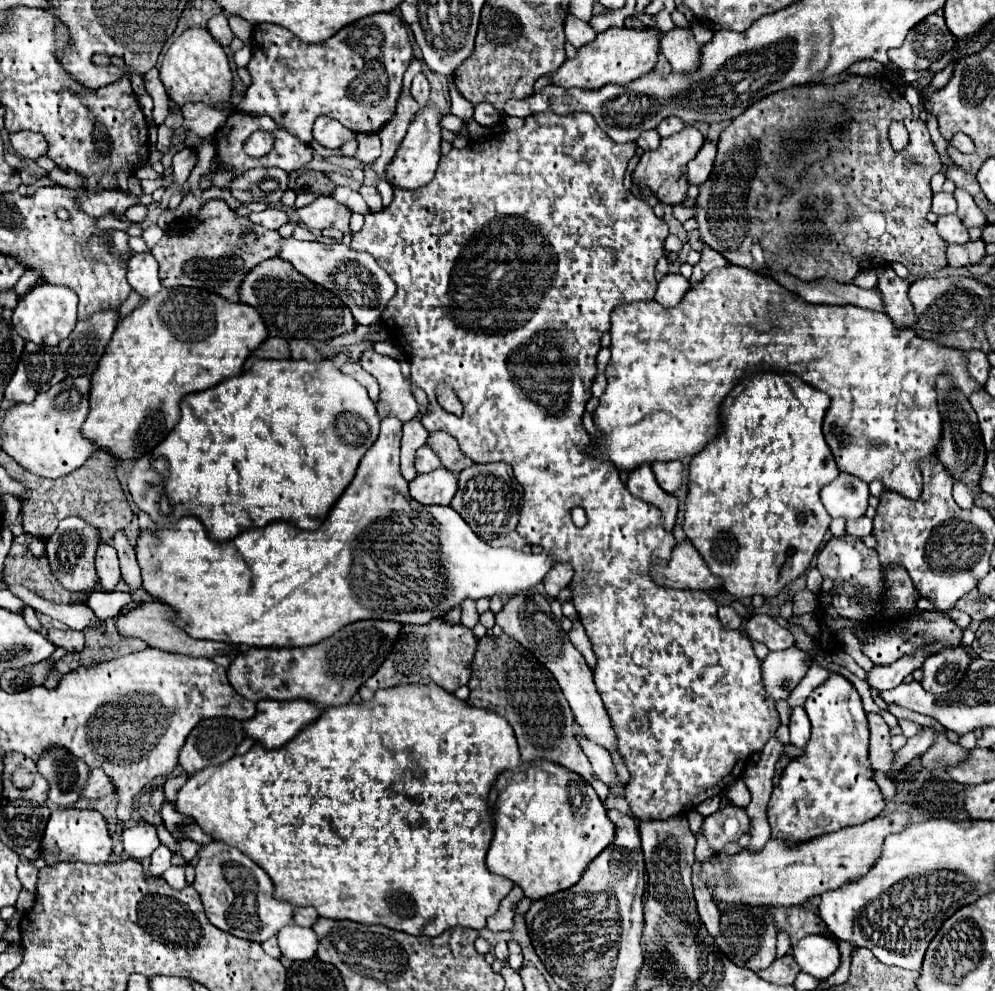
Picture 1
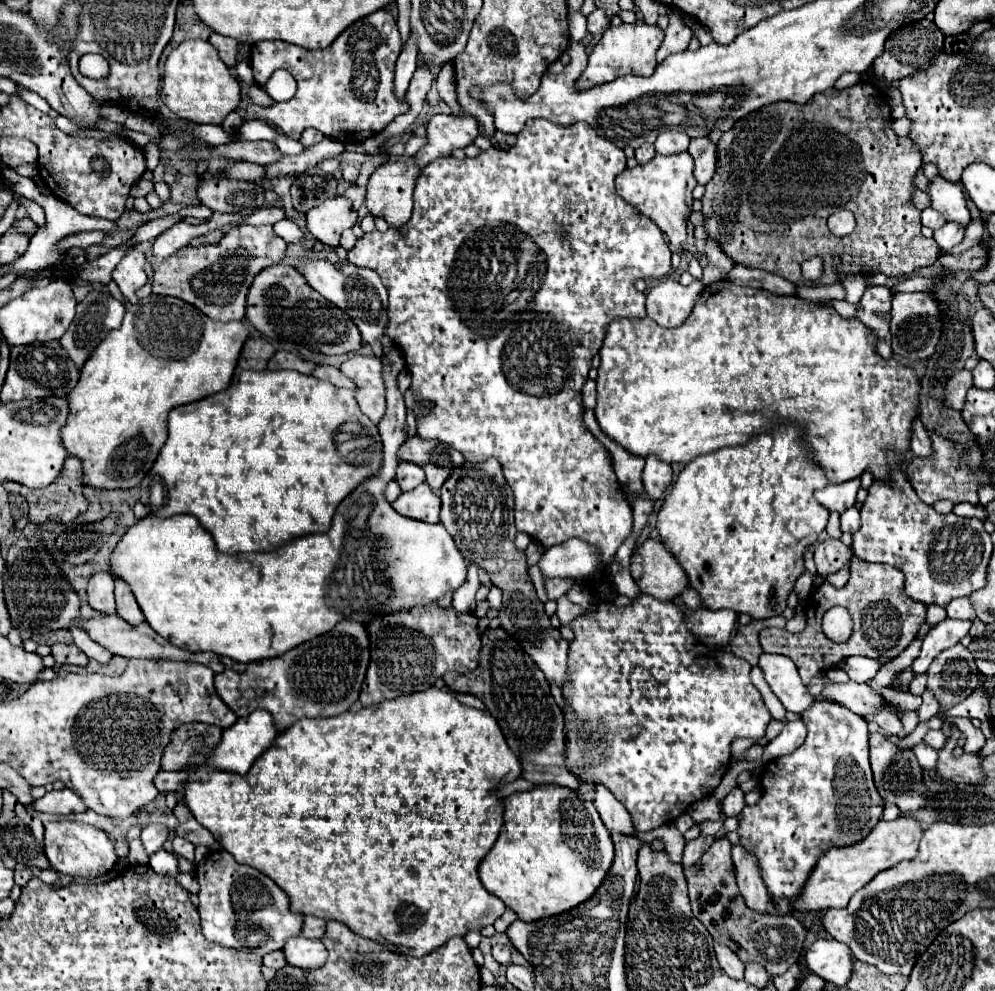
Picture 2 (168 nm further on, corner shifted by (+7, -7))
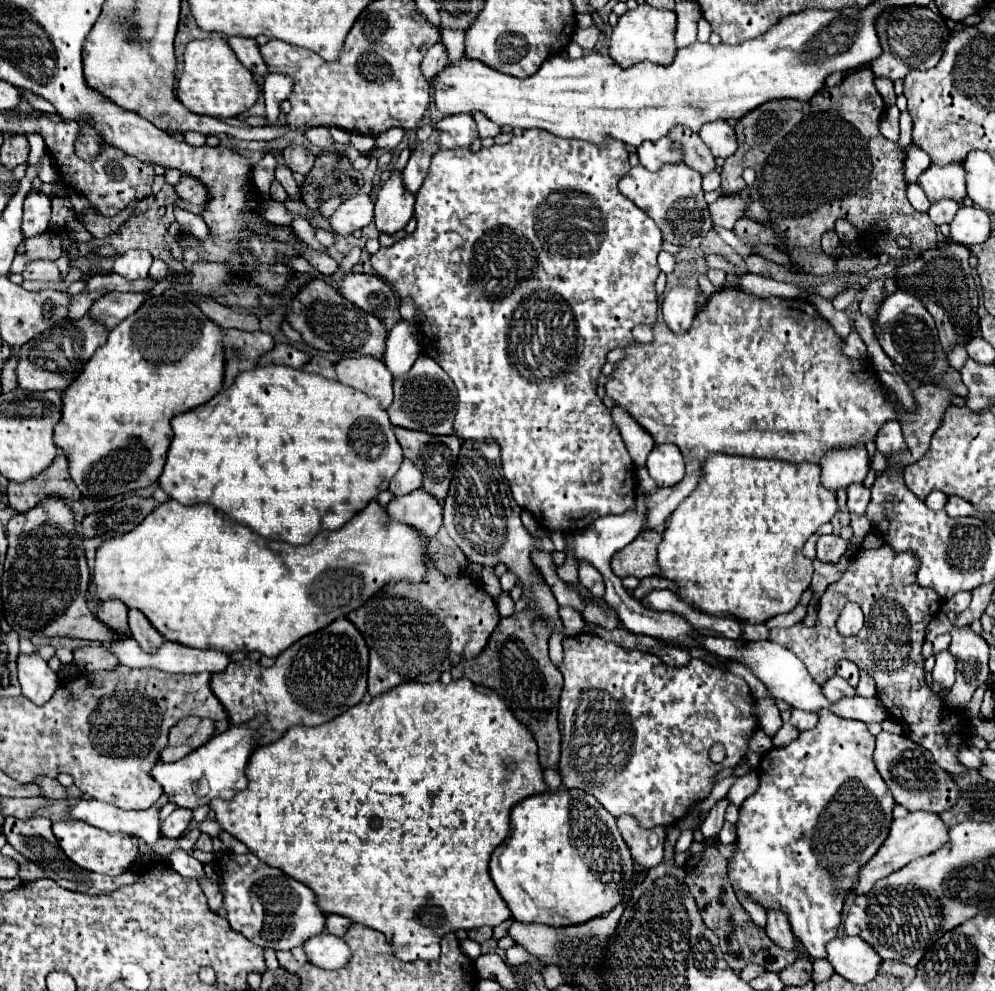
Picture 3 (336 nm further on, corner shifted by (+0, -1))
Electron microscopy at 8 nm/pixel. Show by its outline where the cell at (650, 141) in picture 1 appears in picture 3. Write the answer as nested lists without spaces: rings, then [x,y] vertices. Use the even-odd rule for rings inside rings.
[[[661,137],[659,141],[645,141],[639,149],[639,161],[645,169],[649,171],[657,171],[661,165],[665,163],[675,163],[681,161],[681,153],[679,149],[673,145],[673,141],[669,137]]]

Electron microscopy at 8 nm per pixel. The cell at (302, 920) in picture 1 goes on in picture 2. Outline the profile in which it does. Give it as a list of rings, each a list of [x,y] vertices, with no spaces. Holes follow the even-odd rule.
[[[304,917],[304,927],[302,927],[302,935],[308,937],[308,939],[322,939],[324,935],[324,929],[326,929],[326,921],[324,919],[318,919],[318,917]]]

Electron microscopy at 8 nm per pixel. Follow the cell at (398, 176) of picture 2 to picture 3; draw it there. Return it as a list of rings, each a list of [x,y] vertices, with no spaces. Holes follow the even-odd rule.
[[[391,171],[389,179],[375,193],[375,225],[379,231],[401,231],[413,217],[415,195],[403,185],[401,171]]]

